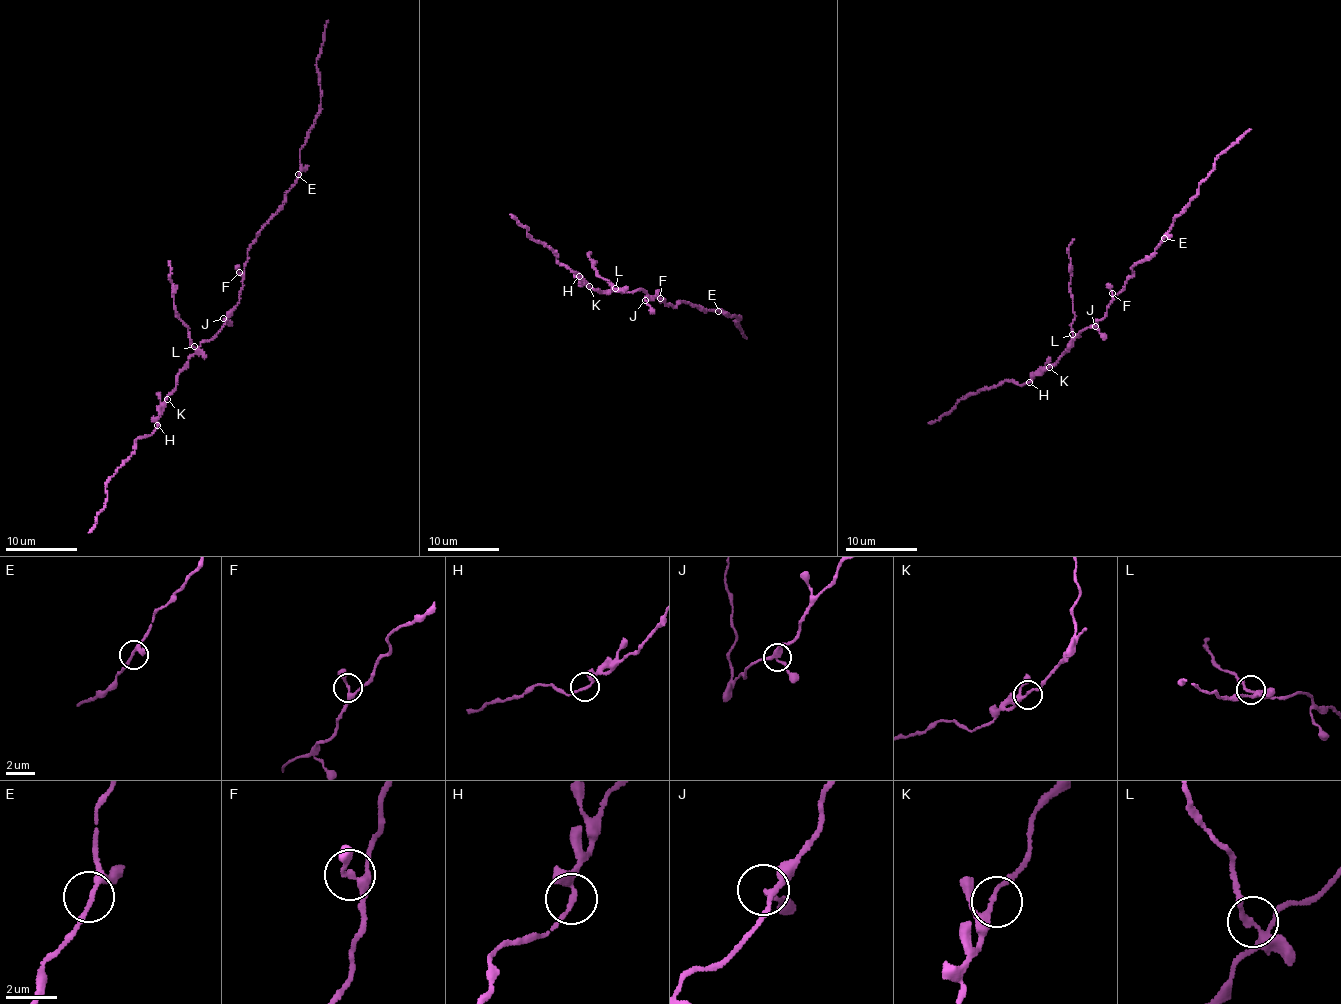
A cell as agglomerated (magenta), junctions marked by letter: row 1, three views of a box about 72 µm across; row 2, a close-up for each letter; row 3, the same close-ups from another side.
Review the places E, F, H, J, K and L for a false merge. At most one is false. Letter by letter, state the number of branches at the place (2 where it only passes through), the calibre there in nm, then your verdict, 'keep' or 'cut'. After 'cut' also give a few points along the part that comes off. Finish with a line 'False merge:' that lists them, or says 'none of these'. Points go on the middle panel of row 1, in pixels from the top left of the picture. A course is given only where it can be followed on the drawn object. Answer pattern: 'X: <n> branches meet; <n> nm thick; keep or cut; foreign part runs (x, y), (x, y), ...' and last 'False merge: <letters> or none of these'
E: 3 branches meet; 160 nm thick; keep
F: 3 branches meet; 200 nm thick; keep
H: 3 branches meet; 180 nm thick; keep
J: 3 branches meet; 170 nm thick; keep
K: 3 branches meet; 160 nm thick; keep
L: 4 branches meet; 190 nm thick; cut; foreign part runs (615, 288), (596, 270), (589, 252), (587, 255)
False merge: L

